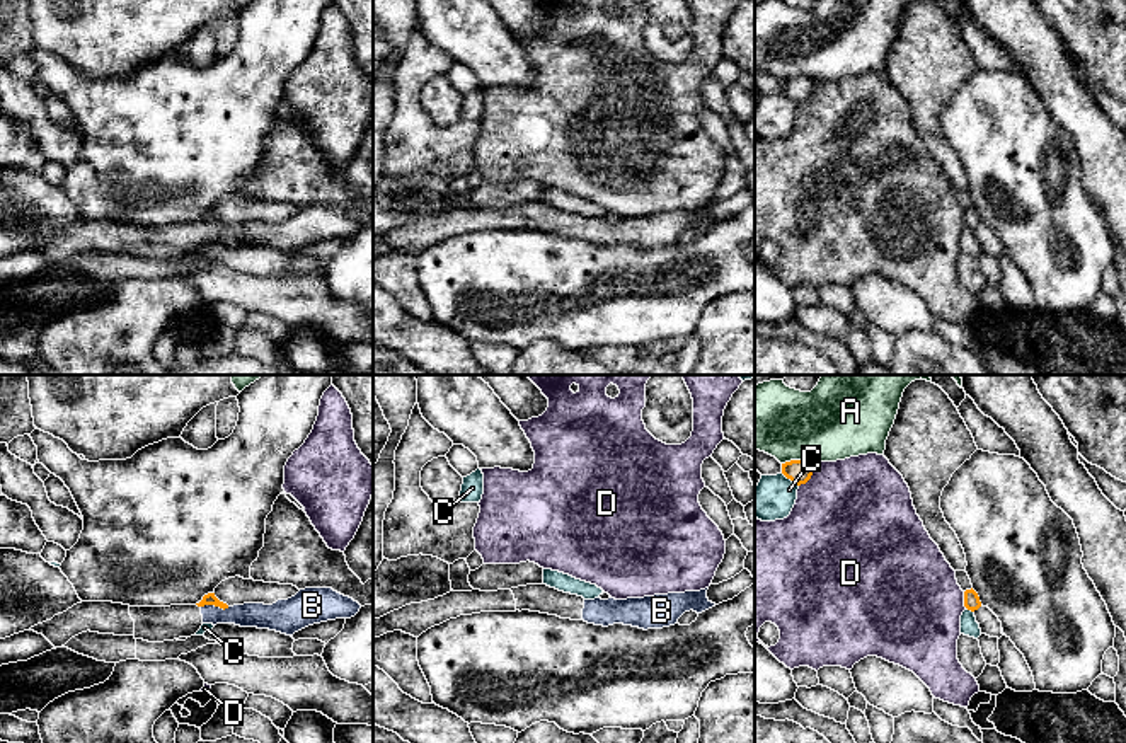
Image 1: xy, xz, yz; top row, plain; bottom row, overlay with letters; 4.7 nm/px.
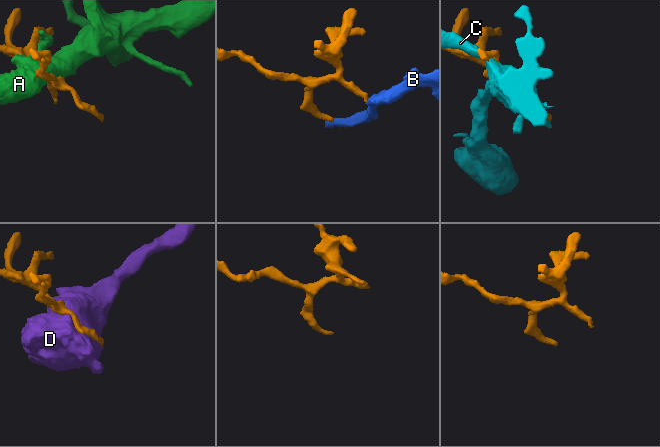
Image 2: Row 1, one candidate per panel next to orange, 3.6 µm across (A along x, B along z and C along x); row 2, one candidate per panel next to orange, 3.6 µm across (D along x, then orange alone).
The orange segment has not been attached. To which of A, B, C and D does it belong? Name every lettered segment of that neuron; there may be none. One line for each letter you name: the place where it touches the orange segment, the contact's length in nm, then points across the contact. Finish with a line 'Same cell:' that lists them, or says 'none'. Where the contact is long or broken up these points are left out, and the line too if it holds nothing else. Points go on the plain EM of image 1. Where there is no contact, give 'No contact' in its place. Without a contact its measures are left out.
B: Touches orange at xy (215, 224). Shared border 140 nm
Same cell: B

